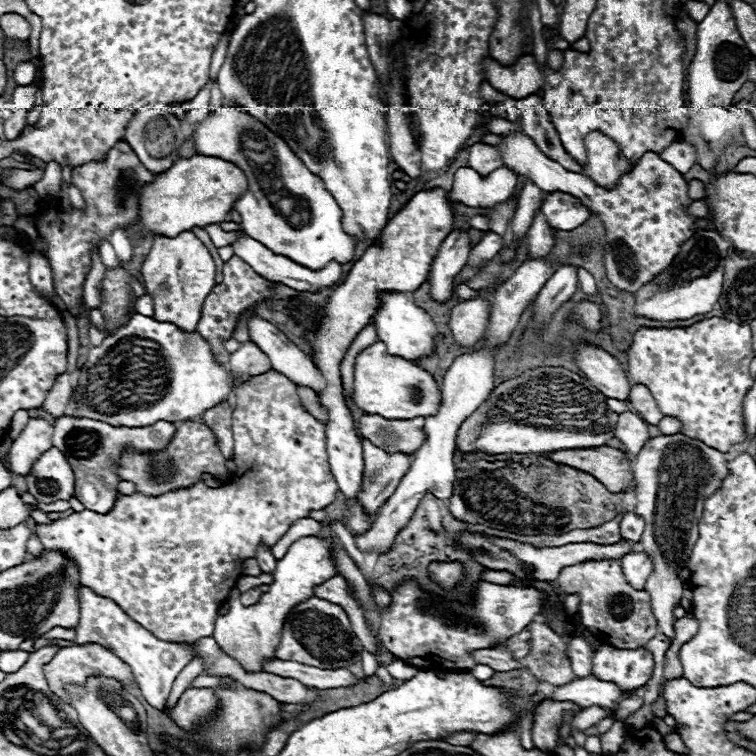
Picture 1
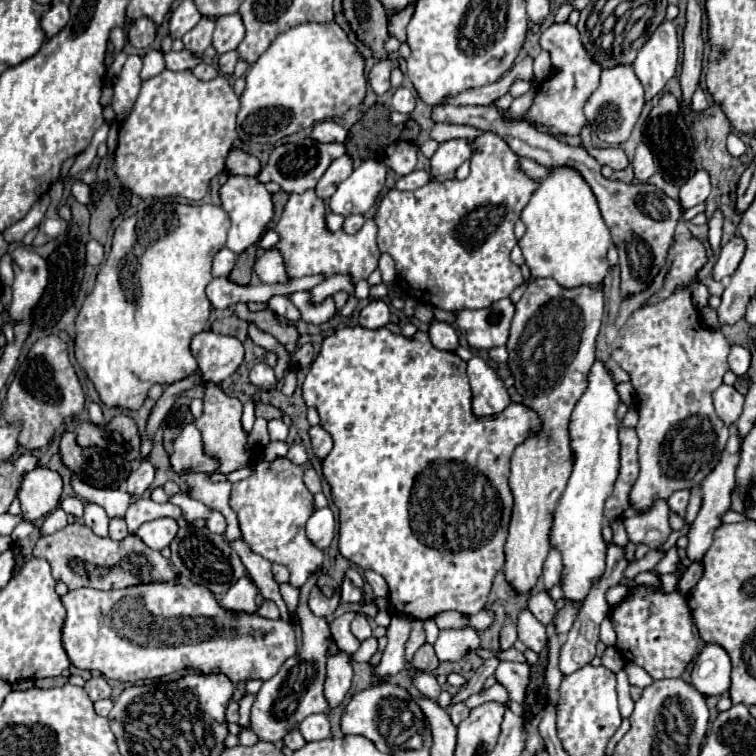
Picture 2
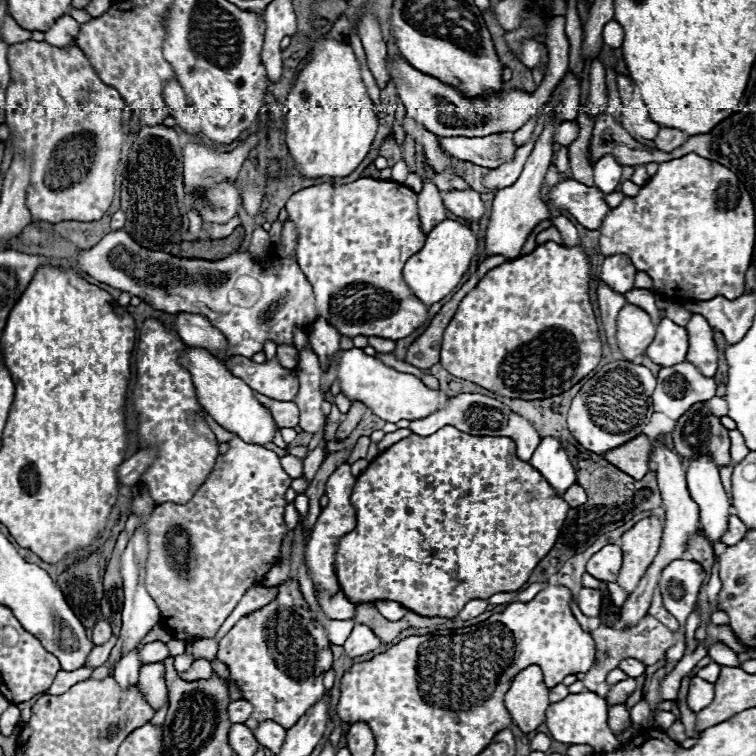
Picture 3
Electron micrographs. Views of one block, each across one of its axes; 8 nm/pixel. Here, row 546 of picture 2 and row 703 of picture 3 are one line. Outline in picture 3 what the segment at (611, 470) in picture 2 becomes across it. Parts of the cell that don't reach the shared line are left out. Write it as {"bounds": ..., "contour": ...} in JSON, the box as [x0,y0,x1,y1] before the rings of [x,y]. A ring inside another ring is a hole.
{"bounds":[546,692,620,754],"contour":[[[594,692],[568,694],[564,700],[550,704],[546,710],[546,726],[552,740],[560,744],[590,744],[598,754],[618,750],[620,742],[608,728],[608,704]]]}

